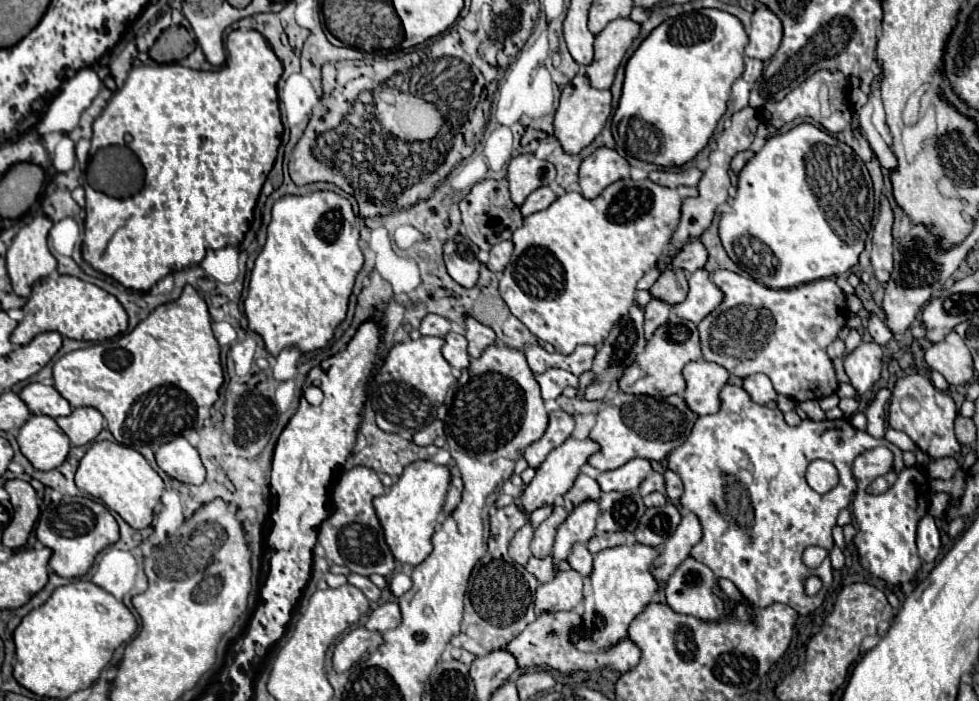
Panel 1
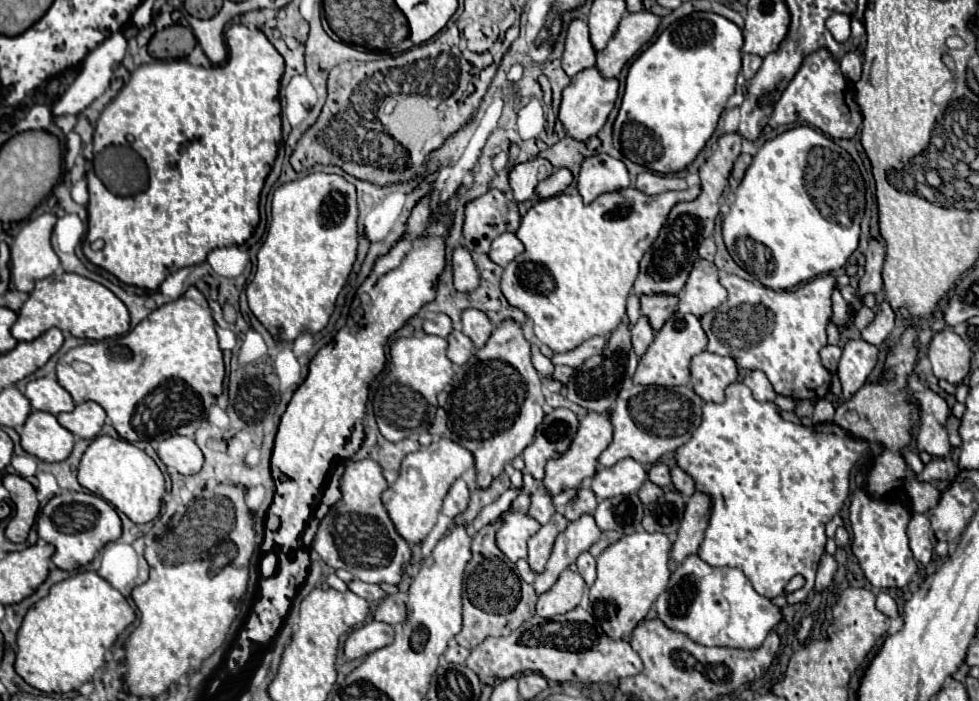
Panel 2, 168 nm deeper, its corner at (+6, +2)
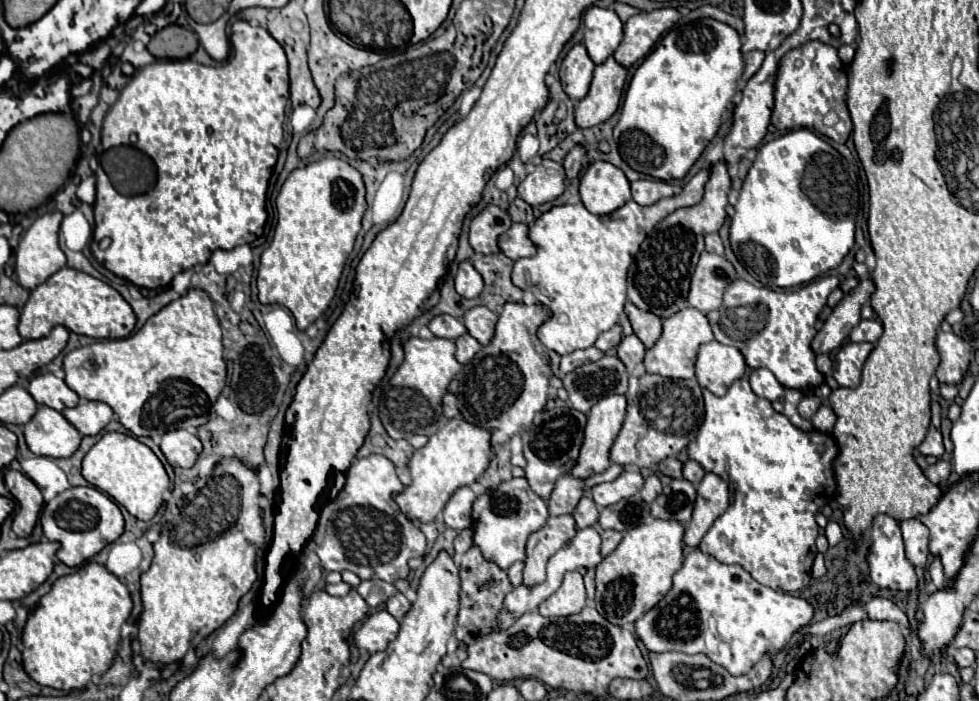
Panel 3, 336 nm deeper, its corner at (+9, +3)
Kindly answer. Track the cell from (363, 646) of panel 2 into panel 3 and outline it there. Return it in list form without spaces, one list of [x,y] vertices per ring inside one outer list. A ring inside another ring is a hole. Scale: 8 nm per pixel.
[[[377,611],[367,617],[367,621],[355,631],[353,641],[357,649],[365,649],[369,653],[383,651],[389,641],[393,641],[399,633],[399,623],[387,611]]]

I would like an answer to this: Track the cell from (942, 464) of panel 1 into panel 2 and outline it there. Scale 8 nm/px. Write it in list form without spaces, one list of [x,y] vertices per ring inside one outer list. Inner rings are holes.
[[[932,458],[932,462],[926,464],[924,472],[918,474],[918,480],[922,480],[922,482],[938,482],[938,480],[950,482],[956,474],[958,474],[958,468],[950,458]]]

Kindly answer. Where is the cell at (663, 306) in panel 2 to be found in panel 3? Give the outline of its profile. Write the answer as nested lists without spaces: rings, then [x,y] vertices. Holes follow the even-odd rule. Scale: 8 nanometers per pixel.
[[[633,303],[625,305],[625,313],[633,325],[633,333],[643,341],[643,345],[645,347],[655,345],[655,341],[661,337],[661,331],[663,331],[661,319],[651,311],[641,311]]]

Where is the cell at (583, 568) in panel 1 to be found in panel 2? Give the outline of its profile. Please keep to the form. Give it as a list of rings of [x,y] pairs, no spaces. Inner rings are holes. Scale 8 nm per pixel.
[[[588,552],[580,554],[580,558],[578,558],[576,566],[578,566],[580,576],[586,580],[586,584],[588,584],[588,586],[592,586],[592,584],[594,584],[594,580],[596,580],[596,560],[592,558],[592,554],[588,554]]]

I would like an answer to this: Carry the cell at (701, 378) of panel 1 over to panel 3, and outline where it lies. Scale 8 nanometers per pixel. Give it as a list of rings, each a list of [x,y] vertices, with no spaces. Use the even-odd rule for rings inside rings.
[[[711,341],[699,347],[695,361],[695,377],[703,389],[709,389],[713,395],[725,395],[729,385],[745,373],[747,365],[743,355],[729,345],[719,345]]]

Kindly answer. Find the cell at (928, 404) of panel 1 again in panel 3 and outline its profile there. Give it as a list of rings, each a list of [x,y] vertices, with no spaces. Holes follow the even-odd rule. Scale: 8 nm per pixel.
[[[933,401],[931,403],[931,429],[929,429],[927,437],[923,439],[923,443],[919,445],[919,451],[923,455],[941,457],[945,453],[943,439],[941,439],[941,431],[939,431],[939,417],[941,417],[941,405],[937,401]]]

